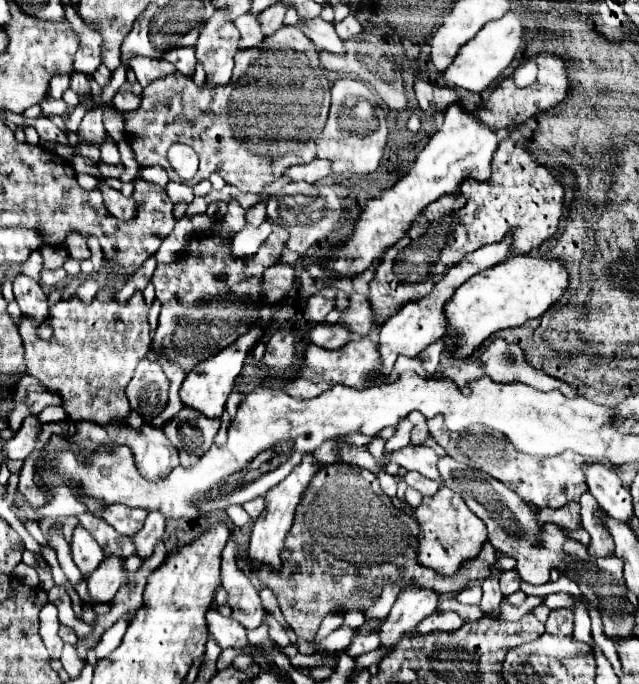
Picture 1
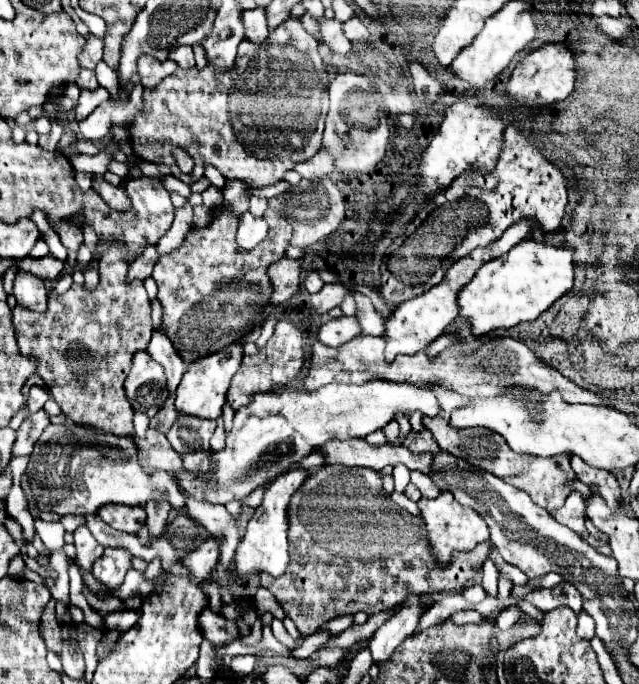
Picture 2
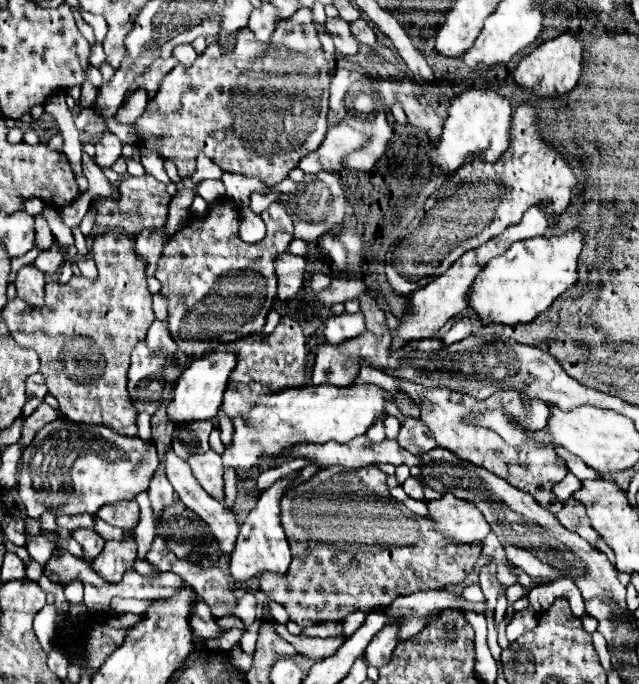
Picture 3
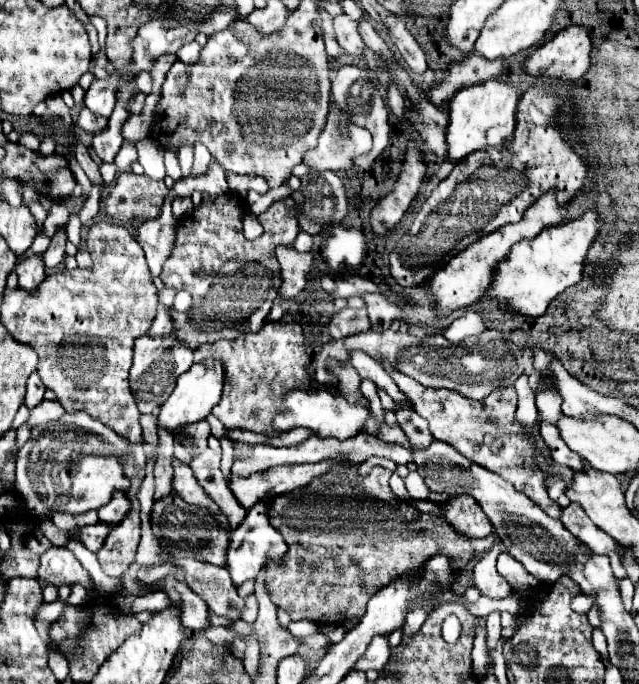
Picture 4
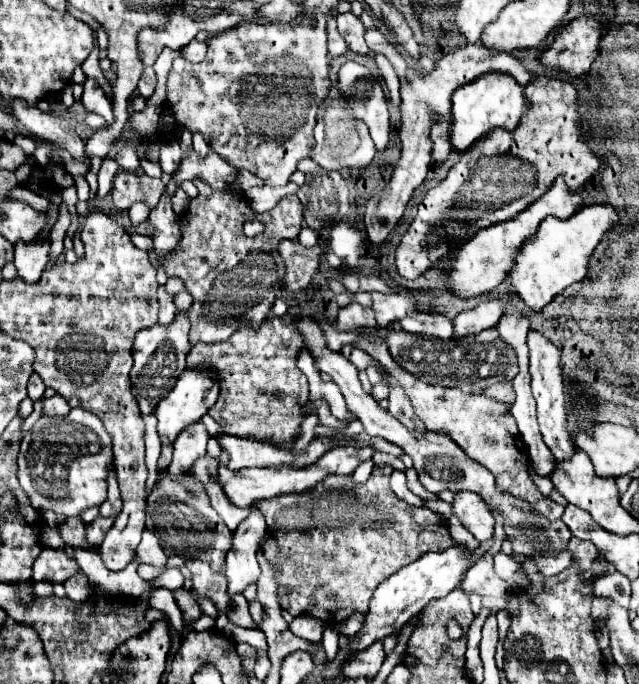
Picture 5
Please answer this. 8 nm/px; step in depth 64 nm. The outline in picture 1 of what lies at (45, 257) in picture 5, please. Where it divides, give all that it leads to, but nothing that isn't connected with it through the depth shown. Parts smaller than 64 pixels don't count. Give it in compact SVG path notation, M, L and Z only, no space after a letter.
M20 274L14 278L14 296L26 316L36 318L38 322L48 316L48 296L44 294L42 286L30 276Z

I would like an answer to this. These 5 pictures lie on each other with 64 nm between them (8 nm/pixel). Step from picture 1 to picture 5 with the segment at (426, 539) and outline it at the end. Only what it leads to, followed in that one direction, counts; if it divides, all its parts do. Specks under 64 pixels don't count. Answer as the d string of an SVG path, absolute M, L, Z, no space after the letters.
M458 492L454 498L454 514L460 518L460 524L474 534L478 542L486 542L494 534L494 518L486 502L474 492Z

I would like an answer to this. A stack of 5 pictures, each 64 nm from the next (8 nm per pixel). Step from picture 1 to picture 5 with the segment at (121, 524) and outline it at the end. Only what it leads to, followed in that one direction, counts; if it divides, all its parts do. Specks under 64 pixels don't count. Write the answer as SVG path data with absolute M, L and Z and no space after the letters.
M108 470L108 500L100 504L100 516L110 516L114 518L120 508L122 508L122 500L120 500L120 492L118 492L118 484L116 484L116 470Z

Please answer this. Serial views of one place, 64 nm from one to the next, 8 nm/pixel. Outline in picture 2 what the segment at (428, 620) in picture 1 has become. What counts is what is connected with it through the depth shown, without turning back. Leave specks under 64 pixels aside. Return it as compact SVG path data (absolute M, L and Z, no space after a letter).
M468 609L462 613L455 613L452 616L452 619L457 624L472 623L475 625L483 625L486 621L485 617L483 617L477 610Z

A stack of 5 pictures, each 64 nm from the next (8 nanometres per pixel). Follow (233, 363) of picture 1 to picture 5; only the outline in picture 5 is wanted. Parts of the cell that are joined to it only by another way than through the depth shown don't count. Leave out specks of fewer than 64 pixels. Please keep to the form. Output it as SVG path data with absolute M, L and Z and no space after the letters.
M184 370L182 376L178 378L176 386L168 392L166 398L162 398L154 410L154 416L158 418L158 434L162 444L166 442L174 442L178 432L182 432L182 428L188 428L190 424L198 422L208 408L216 402L218 398L218 380L214 380L212 372L206 370Z

